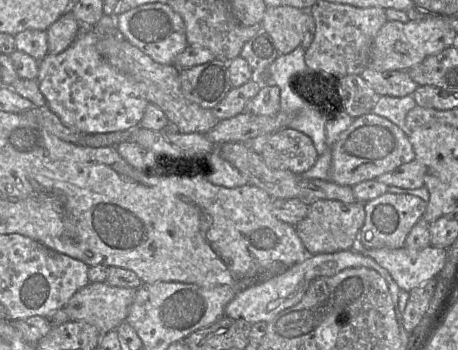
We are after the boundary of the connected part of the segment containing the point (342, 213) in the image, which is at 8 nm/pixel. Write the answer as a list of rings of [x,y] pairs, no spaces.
[[[318,200],[309,205],[306,217],[296,226],[308,255],[350,250],[358,243],[359,231],[365,221],[364,203],[343,203],[338,200]]]

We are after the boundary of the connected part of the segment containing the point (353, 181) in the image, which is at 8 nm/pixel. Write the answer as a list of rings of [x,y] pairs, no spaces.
[[[365,114],[354,119],[333,145],[330,181],[352,187],[360,182],[376,179],[415,158],[408,136],[401,128],[382,116]]]

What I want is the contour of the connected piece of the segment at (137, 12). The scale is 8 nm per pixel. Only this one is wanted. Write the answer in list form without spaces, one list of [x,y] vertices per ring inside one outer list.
[[[148,3],[127,10],[115,17],[115,25],[124,39],[151,57],[155,62],[163,65],[173,64],[175,58],[188,46],[184,21],[168,3]]]

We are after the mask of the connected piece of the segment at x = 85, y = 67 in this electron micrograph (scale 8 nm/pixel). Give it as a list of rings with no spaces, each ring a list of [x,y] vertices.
[[[93,28],[90,30],[82,29],[77,38],[74,40],[74,42],[66,50],[56,55],[48,53],[41,61],[39,61],[39,73],[36,81],[38,83],[41,93],[46,98],[47,106],[49,107],[49,109],[53,111],[68,127],[85,134],[111,133],[124,130],[132,130],[133,128],[139,126],[139,123],[144,115],[145,109],[149,102],[143,92],[143,89],[139,86],[138,83],[136,83],[132,78],[130,78],[126,74],[118,71],[116,68],[111,66],[102,58],[102,56],[96,49],[97,40],[98,35],[93,30]]]

